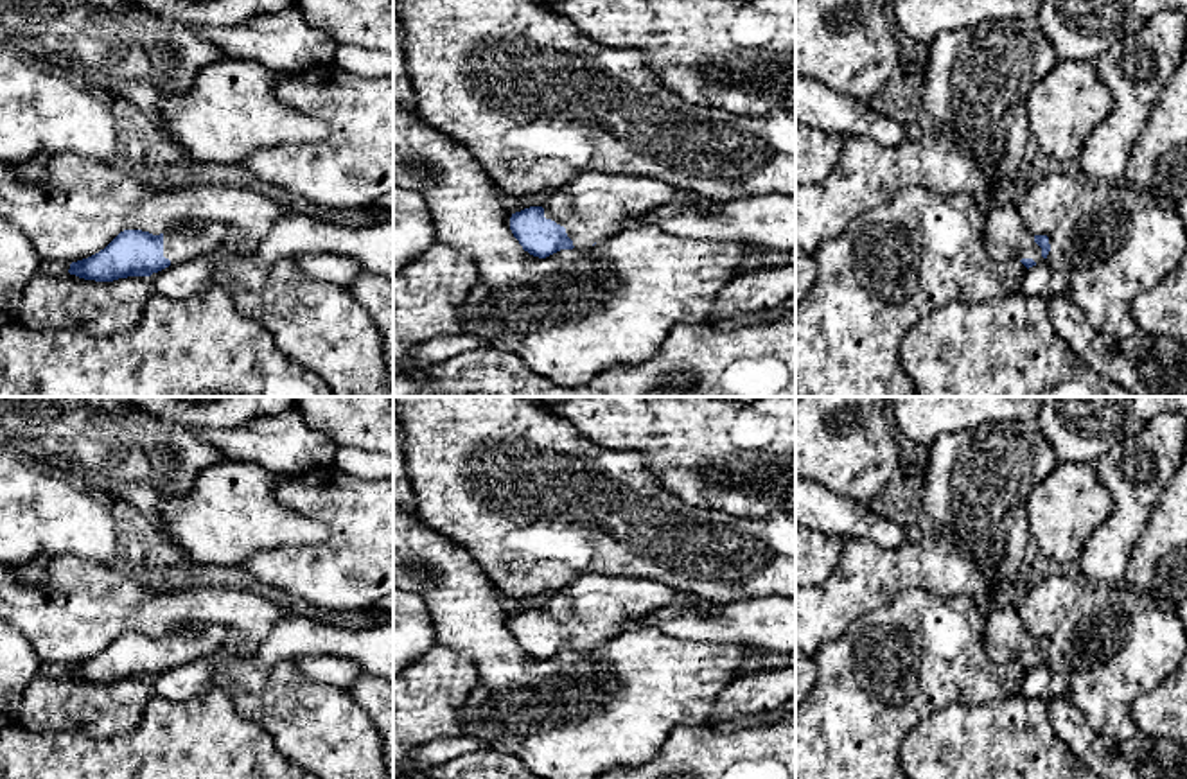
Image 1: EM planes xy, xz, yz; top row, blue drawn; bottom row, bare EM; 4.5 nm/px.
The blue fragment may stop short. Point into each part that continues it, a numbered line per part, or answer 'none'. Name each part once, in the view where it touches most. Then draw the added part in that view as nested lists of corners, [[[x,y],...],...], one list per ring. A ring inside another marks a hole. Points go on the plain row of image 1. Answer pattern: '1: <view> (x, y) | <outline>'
1: xz (595, 607) | [[[585,574],[553,592],[542,610],[546,621],[566,630],[575,652],[582,652],[639,625],[655,608],[677,601],[697,598],[648,578]]]

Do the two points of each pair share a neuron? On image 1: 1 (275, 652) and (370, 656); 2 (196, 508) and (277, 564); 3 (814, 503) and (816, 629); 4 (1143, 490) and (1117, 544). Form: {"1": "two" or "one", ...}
{"1": "one", "2": "two", "3": "two", "4": "one"}

